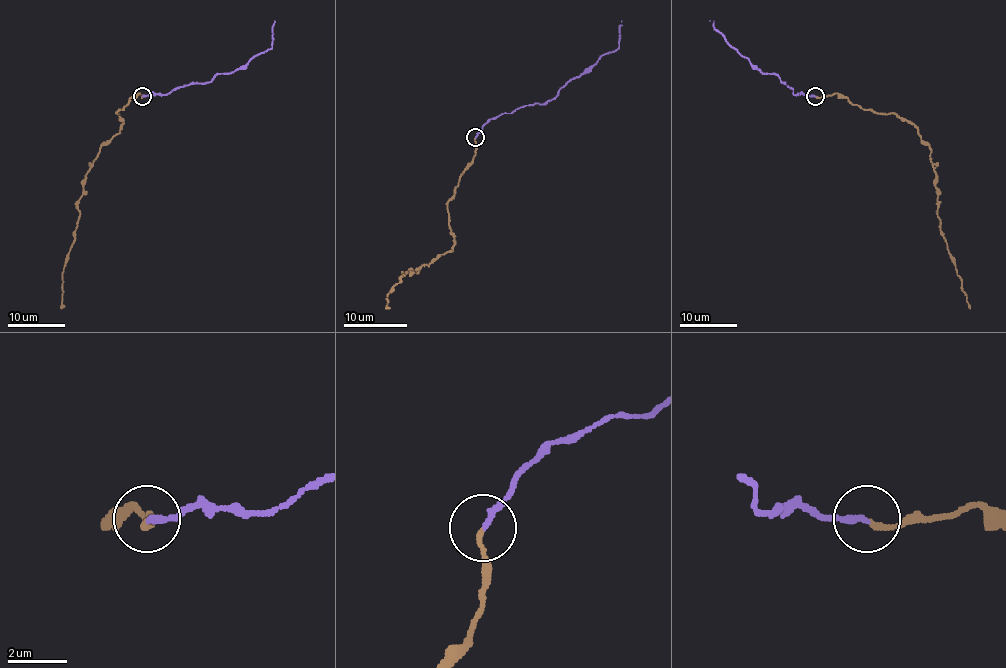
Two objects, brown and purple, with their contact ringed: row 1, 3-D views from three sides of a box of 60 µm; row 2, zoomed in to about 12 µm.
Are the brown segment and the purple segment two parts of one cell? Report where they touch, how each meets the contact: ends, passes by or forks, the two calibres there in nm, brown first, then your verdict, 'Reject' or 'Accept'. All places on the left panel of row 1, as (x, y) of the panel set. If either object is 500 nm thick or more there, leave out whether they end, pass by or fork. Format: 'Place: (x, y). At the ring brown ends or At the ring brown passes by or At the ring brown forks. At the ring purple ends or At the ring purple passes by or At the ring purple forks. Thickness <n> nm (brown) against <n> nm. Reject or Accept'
Place: (142, 96). At the ring brown ends. At the ring purple ends. Thickness 160 nm (brown) against 200 nm. Accept

